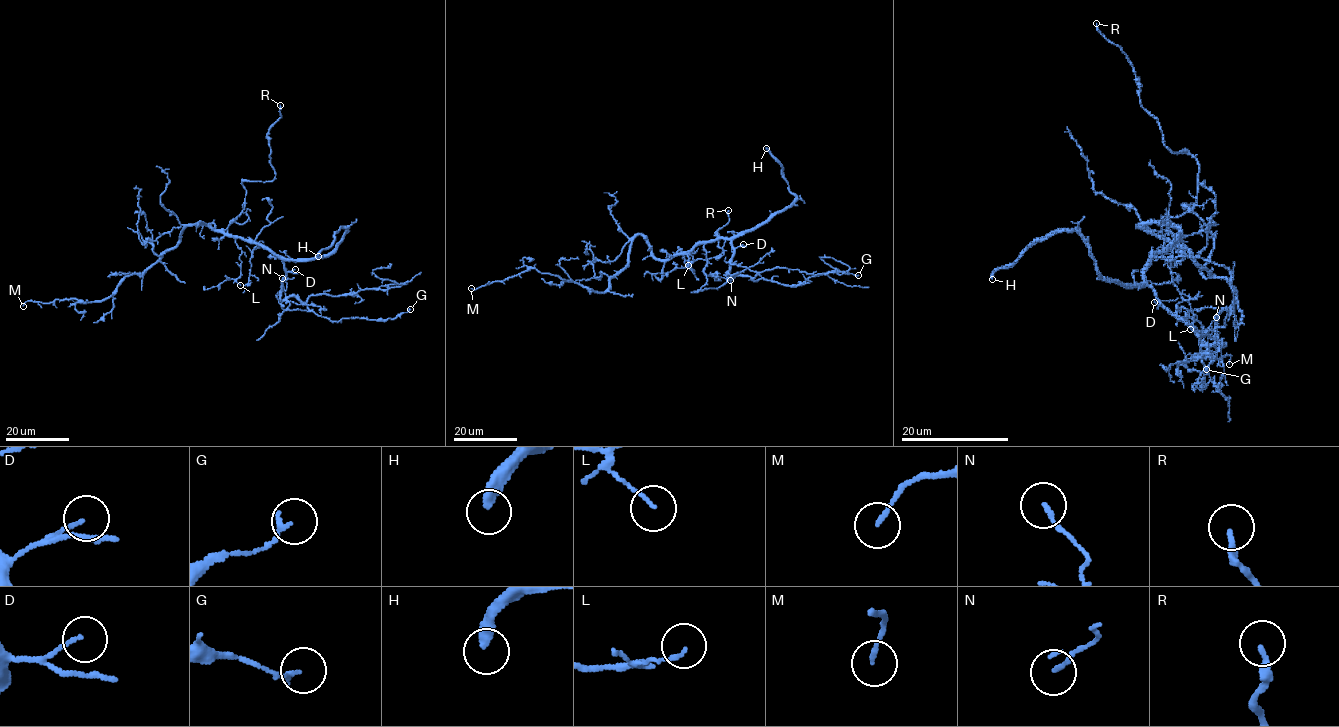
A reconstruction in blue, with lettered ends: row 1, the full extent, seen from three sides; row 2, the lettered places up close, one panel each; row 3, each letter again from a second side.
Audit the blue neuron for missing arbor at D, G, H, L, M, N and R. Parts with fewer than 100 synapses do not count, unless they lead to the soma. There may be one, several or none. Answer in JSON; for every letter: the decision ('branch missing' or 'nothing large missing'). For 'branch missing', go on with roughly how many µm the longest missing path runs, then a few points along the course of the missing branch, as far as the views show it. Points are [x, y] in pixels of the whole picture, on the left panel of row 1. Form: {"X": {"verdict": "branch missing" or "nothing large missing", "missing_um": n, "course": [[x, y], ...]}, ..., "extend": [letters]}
{"D": {"verdict": "nothing large missing"}, "G": {"verdict": "nothing large missing"}, "H": {"verdict": "branch missing", "missing_um": 200}, "L": {"verdict": "nothing large missing"}, "M": {"verdict": "nothing large missing"}, "N": {"verdict": "nothing large missing"}, "R": {"verdict": "nothing large missing"}, "extend": ["H"]}

